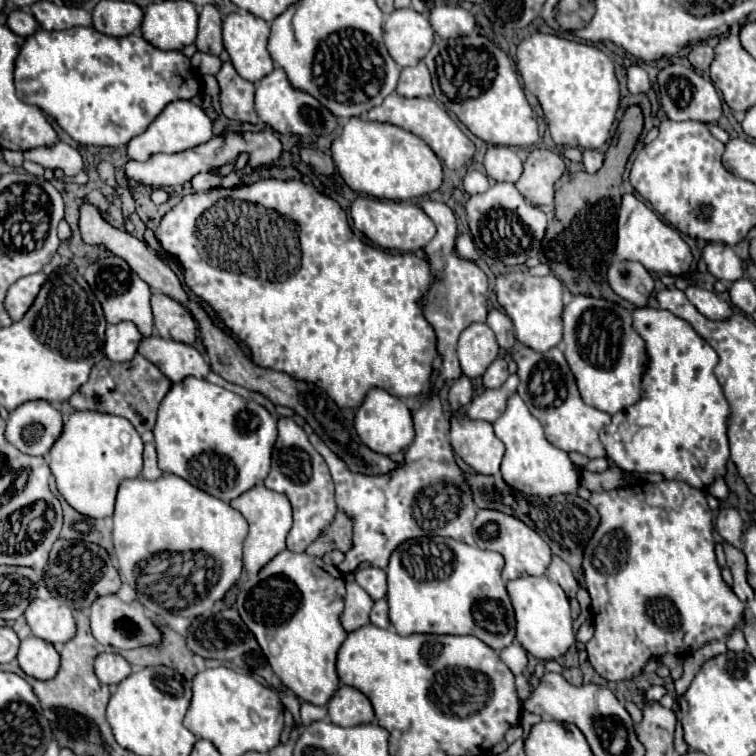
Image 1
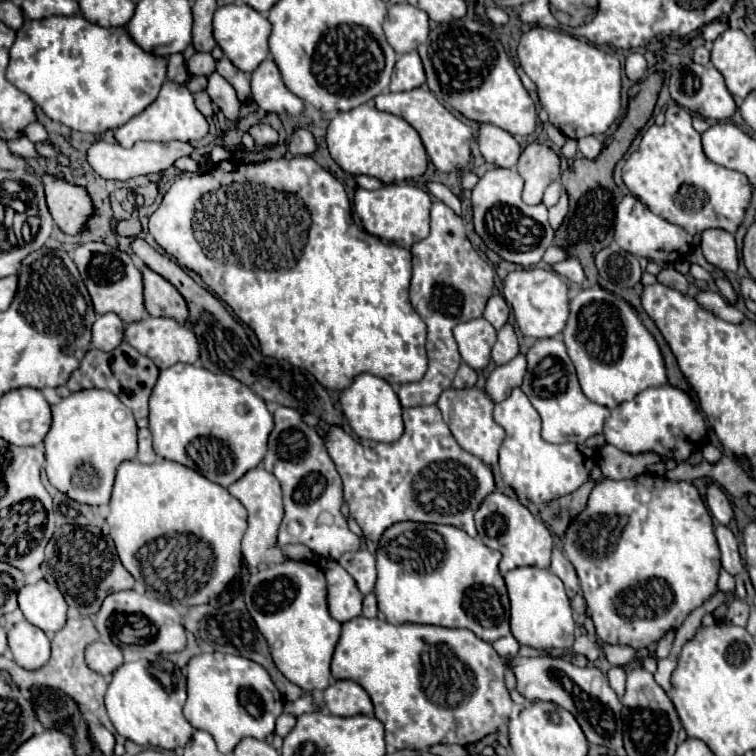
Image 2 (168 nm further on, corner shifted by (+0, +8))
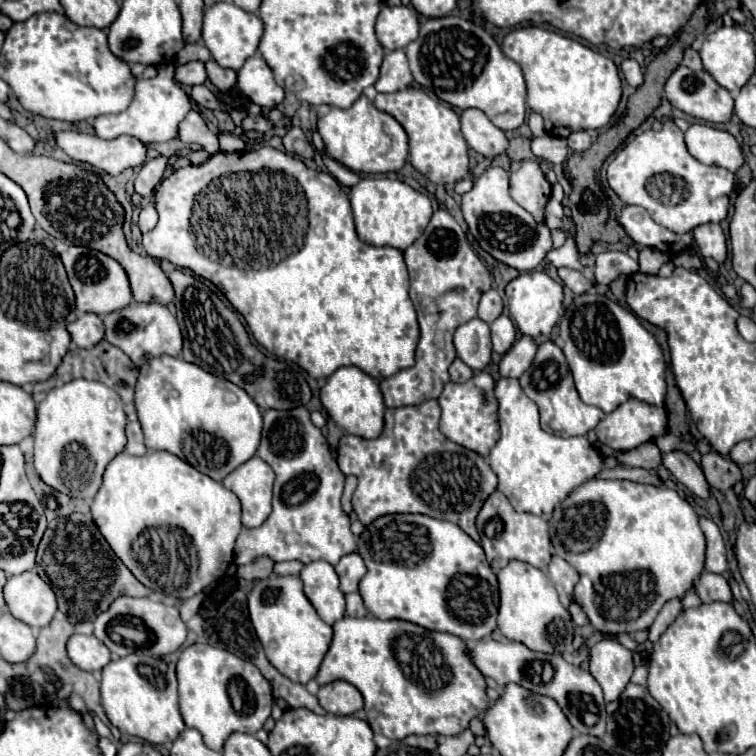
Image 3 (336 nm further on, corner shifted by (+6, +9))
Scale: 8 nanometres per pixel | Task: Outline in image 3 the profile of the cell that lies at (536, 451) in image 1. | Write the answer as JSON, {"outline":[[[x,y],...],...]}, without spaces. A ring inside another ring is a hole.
{"outline":[[[500,379],[494,395],[502,437],[490,451],[490,467],[498,477],[498,491],[508,497],[516,511],[550,515],[552,509],[580,483],[592,479],[604,467],[604,459],[586,437],[560,437],[544,433],[538,421],[538,407],[524,395],[518,379]]]}

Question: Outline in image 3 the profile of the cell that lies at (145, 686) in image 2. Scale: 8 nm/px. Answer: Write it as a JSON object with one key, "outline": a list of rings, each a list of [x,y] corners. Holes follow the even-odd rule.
{"outline":[[[140,651],[114,659],[102,669],[100,681],[102,707],[114,727],[140,737],[154,745],[174,741],[184,729],[184,721],[178,711],[178,689],[174,667],[160,657],[148,657]]]}

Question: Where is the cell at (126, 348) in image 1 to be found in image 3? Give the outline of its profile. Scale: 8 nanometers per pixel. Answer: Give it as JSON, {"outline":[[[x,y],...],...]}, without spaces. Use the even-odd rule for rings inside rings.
{"outline":[[[92,313],[80,315],[76,323],[68,325],[68,331],[72,335],[72,341],[84,349],[92,349],[104,339],[104,323],[98,315]]]}

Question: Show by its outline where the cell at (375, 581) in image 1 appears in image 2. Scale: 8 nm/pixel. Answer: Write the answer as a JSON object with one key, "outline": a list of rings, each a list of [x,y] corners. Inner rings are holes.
{"outline":[[[366,548],[358,550],[358,552],[348,552],[338,562],[354,578],[356,588],[362,594],[370,594],[374,590],[374,584],[376,584],[376,560]]]}

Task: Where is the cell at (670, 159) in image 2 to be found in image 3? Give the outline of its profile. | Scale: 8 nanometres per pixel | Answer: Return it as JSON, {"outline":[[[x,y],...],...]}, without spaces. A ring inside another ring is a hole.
{"outline":[[[666,119],[660,131],[648,129],[618,151],[608,165],[608,185],[624,203],[644,207],[656,223],[682,235],[702,223],[722,223],[728,217],[736,175],[694,159],[686,149],[684,133],[674,119]]]}

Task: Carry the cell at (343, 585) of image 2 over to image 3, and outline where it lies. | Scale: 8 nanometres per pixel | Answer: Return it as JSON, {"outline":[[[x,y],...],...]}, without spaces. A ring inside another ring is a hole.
{"outline":[[[312,561],[302,571],[304,593],[328,625],[346,615],[346,597],[340,591],[340,579],[328,561]]]}

